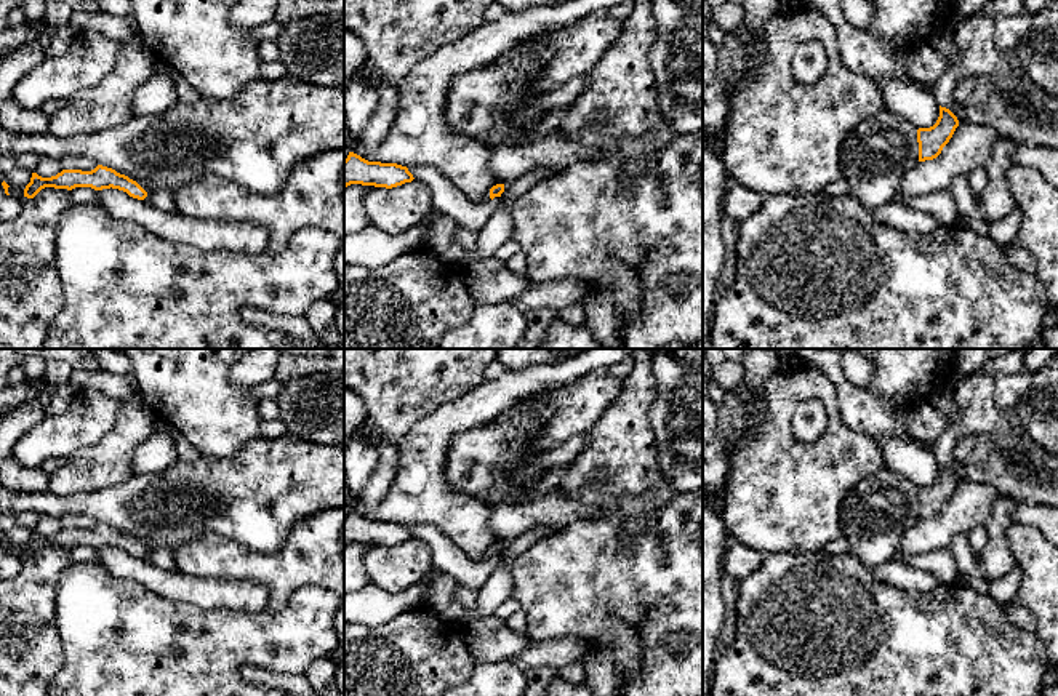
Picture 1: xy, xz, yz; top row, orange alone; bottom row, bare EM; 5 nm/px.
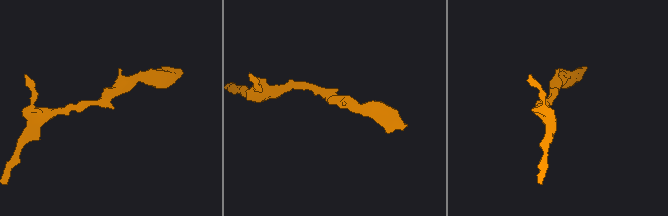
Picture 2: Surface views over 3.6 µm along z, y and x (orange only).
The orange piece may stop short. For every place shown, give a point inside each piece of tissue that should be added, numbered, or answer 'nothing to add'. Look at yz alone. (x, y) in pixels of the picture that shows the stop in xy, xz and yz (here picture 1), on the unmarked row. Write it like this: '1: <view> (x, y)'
nothing to add

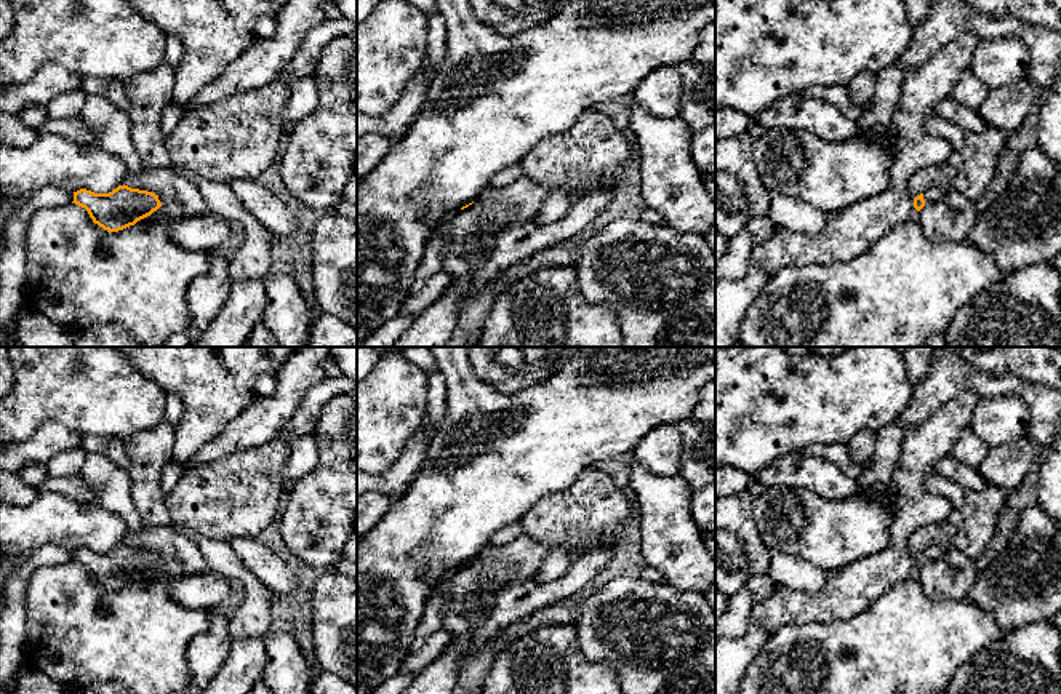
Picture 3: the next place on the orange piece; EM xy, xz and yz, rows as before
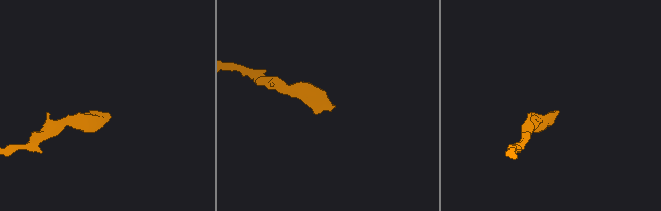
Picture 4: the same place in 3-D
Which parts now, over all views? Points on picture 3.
1: yz (933, 552)

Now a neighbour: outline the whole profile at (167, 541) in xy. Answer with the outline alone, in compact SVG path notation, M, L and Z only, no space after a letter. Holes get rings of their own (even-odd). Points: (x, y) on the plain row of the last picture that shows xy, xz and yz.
M170 524L147 528L138 532L130 531L123 542L179 560L187 574L203 574L210 571L198 545Z

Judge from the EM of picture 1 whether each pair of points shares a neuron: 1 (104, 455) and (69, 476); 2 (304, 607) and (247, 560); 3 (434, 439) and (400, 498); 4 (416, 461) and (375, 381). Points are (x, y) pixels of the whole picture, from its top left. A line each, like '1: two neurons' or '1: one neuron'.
1: one neuron
2: two neurons
3: one neuron
4: two neurons

